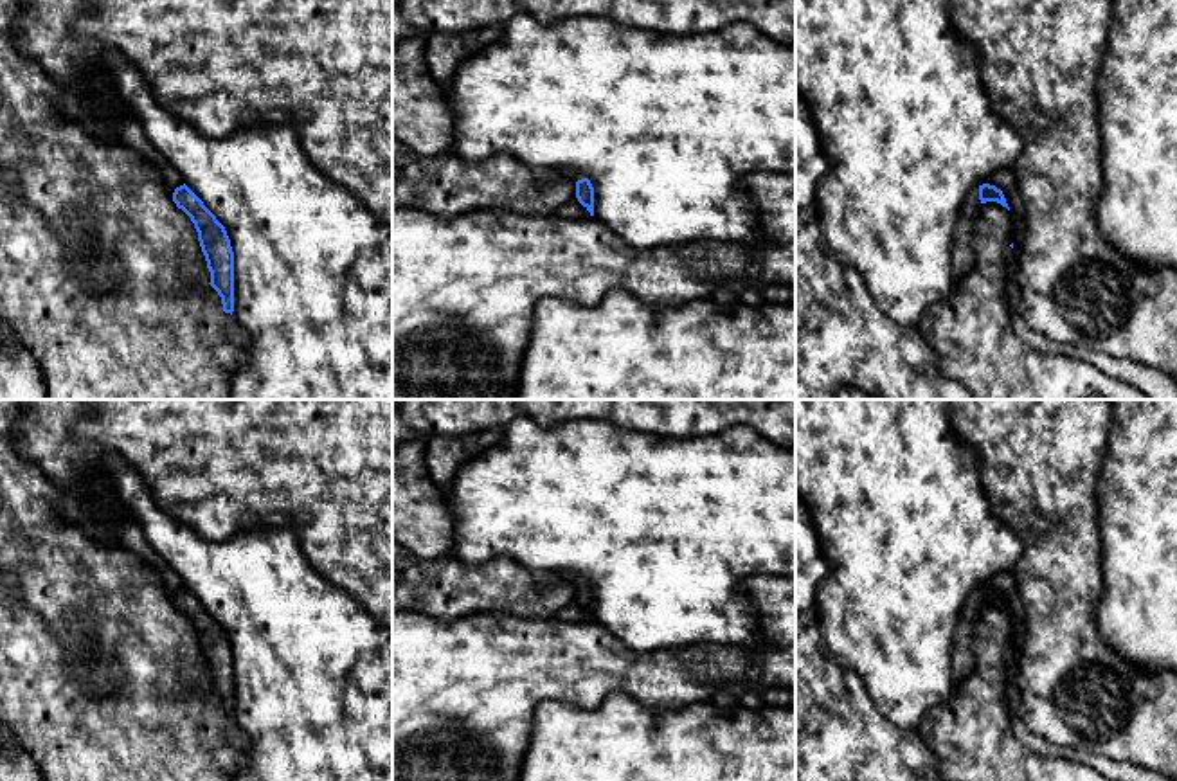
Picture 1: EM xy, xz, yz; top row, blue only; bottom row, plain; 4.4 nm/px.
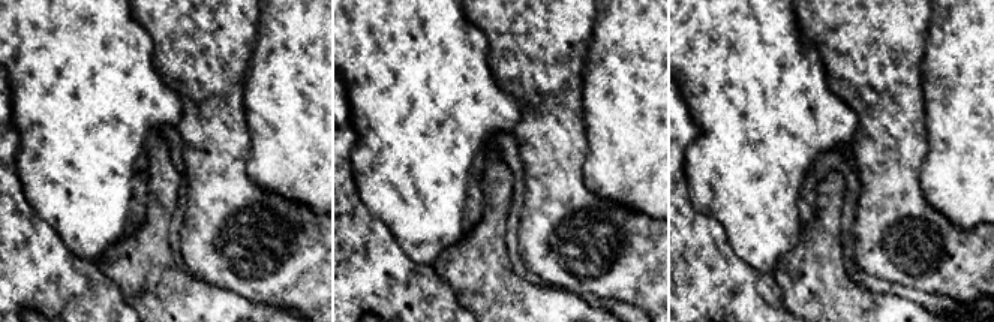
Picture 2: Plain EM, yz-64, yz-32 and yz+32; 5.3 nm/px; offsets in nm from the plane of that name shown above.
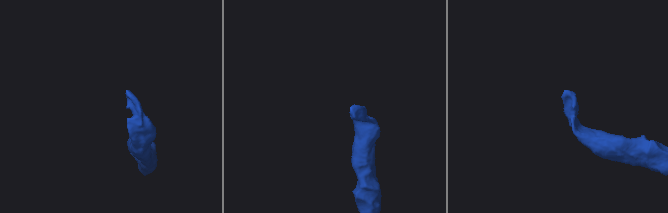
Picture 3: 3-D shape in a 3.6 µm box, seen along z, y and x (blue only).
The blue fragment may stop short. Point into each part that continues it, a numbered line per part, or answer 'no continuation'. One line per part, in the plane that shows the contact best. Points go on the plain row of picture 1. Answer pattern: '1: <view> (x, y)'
1: yz (963, 659)

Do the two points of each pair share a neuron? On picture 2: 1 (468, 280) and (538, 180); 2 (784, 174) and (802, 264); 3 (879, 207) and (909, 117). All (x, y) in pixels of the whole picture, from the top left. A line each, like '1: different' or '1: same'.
1: different
2: different
3: same

